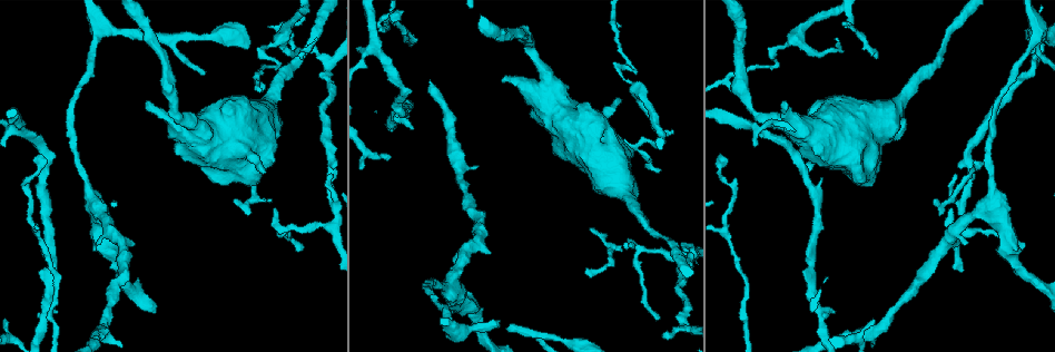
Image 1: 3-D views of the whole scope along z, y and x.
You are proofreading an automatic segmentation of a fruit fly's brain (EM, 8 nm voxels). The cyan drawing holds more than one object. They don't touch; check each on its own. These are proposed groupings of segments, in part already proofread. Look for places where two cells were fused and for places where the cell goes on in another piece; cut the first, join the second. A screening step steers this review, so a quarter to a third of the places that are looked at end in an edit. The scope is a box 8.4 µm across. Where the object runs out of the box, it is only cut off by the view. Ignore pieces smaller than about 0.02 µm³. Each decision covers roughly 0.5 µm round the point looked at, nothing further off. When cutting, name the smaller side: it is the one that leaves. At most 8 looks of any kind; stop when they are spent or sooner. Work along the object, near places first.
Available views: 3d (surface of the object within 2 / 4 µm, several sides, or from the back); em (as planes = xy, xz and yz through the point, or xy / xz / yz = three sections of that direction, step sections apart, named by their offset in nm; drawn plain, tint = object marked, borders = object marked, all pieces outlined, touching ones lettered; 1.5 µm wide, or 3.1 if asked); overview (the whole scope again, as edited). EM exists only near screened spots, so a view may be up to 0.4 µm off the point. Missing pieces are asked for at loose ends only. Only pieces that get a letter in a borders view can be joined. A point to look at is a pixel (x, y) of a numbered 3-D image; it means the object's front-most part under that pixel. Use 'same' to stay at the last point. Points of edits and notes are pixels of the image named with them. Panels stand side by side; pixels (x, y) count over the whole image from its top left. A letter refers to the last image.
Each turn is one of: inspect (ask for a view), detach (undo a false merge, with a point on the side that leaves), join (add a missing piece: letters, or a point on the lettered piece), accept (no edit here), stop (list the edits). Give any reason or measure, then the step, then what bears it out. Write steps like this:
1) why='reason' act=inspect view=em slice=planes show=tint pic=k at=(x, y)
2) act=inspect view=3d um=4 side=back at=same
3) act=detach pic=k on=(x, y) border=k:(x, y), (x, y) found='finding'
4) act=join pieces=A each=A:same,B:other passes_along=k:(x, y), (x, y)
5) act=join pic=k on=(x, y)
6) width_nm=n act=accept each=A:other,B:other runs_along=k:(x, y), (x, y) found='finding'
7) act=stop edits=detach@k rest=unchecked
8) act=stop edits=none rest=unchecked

act=inspect view=3d um=2 side=back pic=1 at=(660, 318)

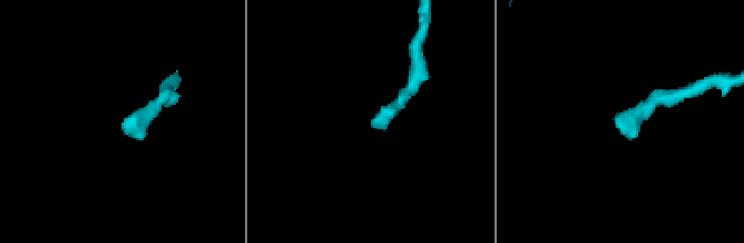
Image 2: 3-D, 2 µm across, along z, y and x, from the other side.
why='shape alone is not enough' act=inspect view=em slice=xz step=8 show=tint pic=2 at=(621, 129)

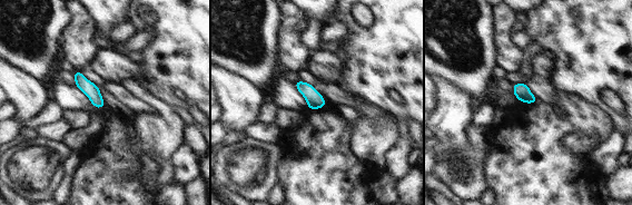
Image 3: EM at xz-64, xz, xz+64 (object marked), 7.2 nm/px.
act=inspect view=em slice=planes show=borders at=same

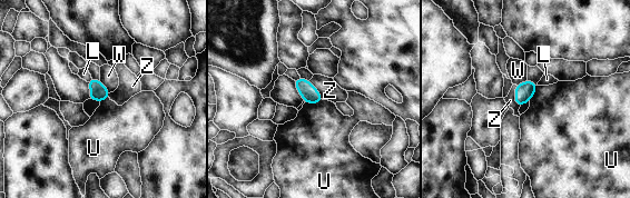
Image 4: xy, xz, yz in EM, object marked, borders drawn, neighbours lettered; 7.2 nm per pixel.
act=accept each=L:other,U:other,W:other,Z:other border=4:(322, 99), (318, 102), (305, 102) found='no lettered piece goes on from it'

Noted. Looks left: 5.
act=inspect view=em slice=yz step=4 show=borders pic=1 at=(472, 307)

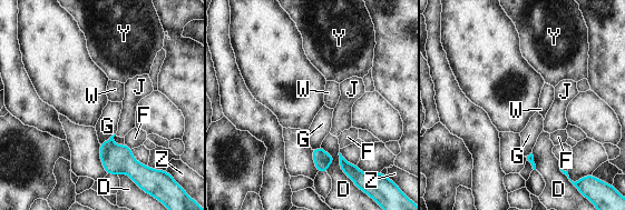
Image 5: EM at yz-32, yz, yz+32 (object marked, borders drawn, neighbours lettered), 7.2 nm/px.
act=accept each=D:other,F:other,G:other,J:other,W:other,Y:other,Z:other border=5:(115, 133), (100, 144) found='one cell here'

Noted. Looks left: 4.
why='abrupt turn' act=inspect view=3d um=4 side=back pic=1 at=(381, 25)

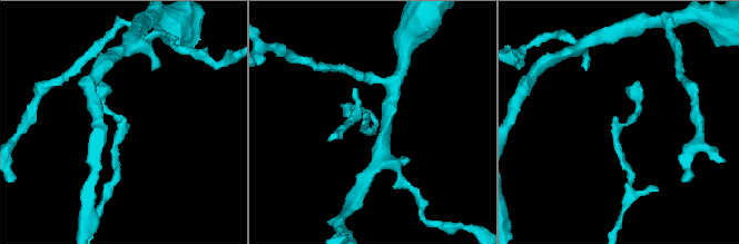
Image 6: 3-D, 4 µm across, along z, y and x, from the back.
why='now the EM' act=inspect view=em slice=planes show=tint pic=6 at=(620, 124)

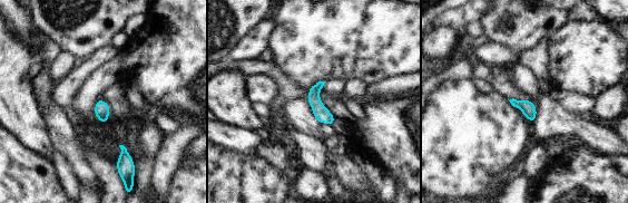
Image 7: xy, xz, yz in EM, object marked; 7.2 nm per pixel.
why='what lies round it' act=inspect view=em slice=planes show=borders at=same

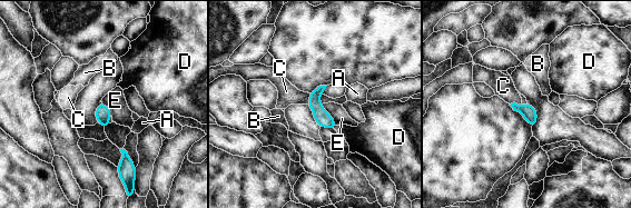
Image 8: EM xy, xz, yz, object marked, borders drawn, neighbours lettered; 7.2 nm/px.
act=accept each=A:other,B:other,C:other,D:other,E:other border=8:(322, 104), (322, 107), (336, 125) found='continuous, no second cell'

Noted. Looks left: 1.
act=stop edits=none rest=unchecked

